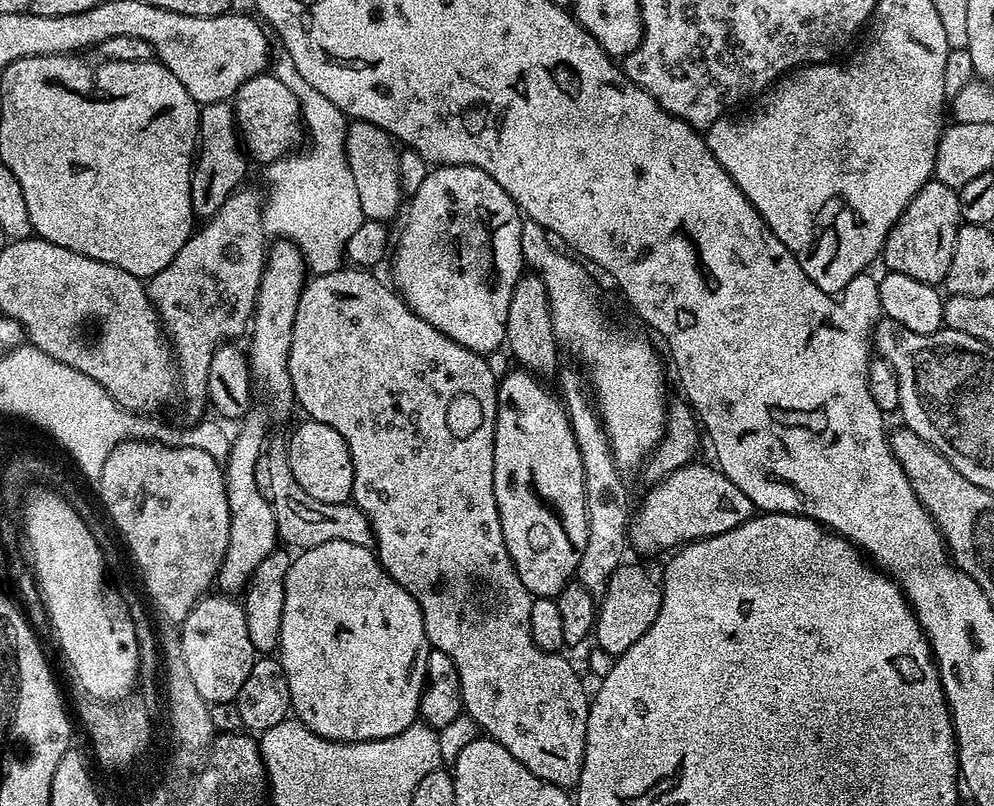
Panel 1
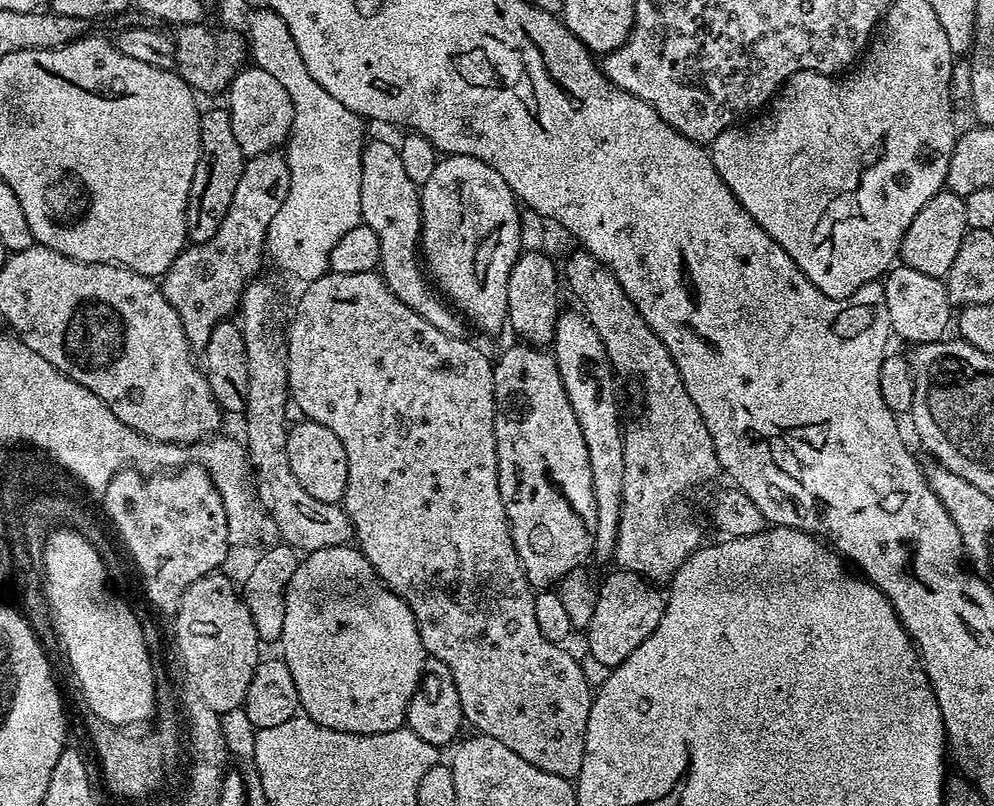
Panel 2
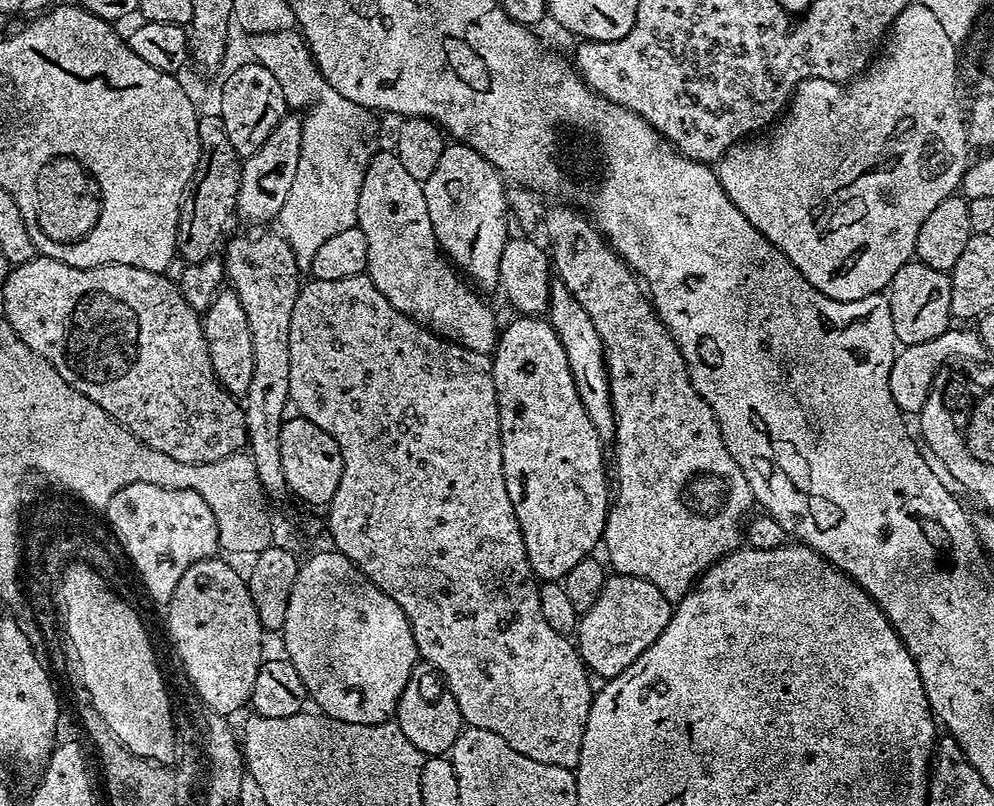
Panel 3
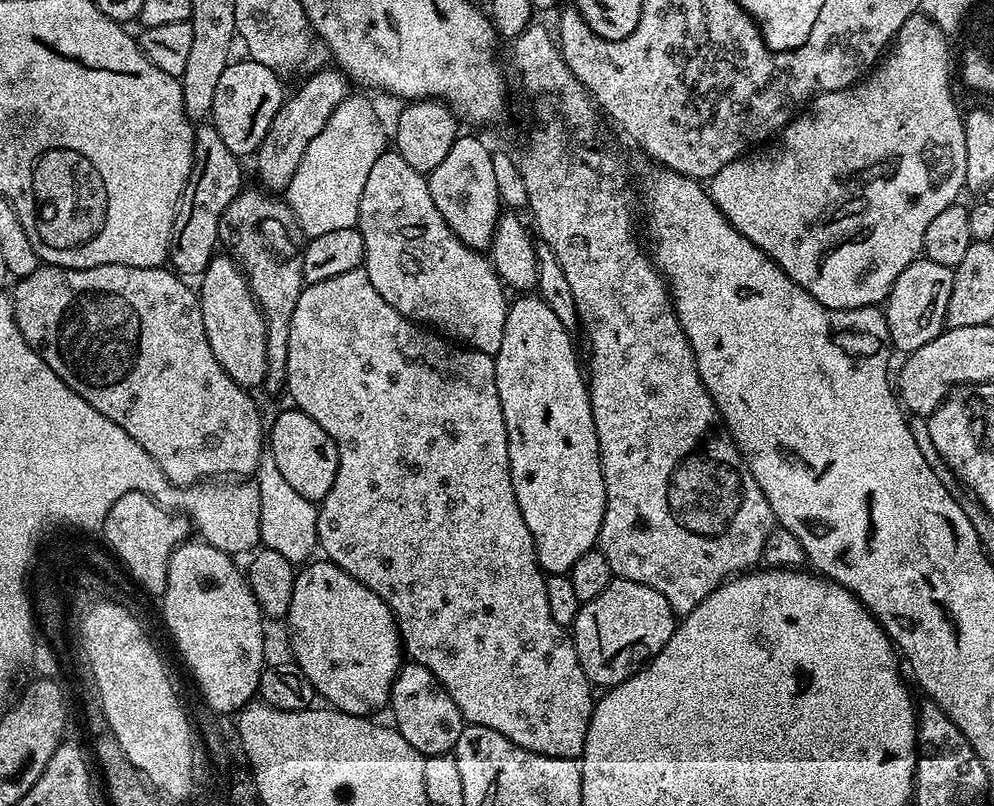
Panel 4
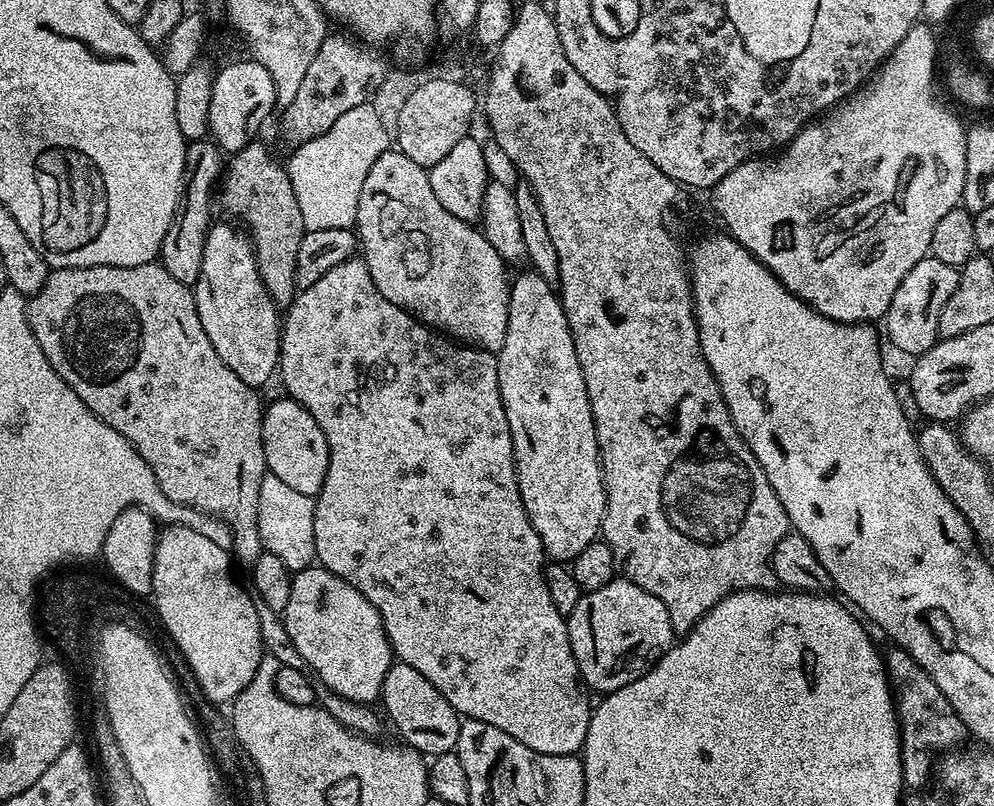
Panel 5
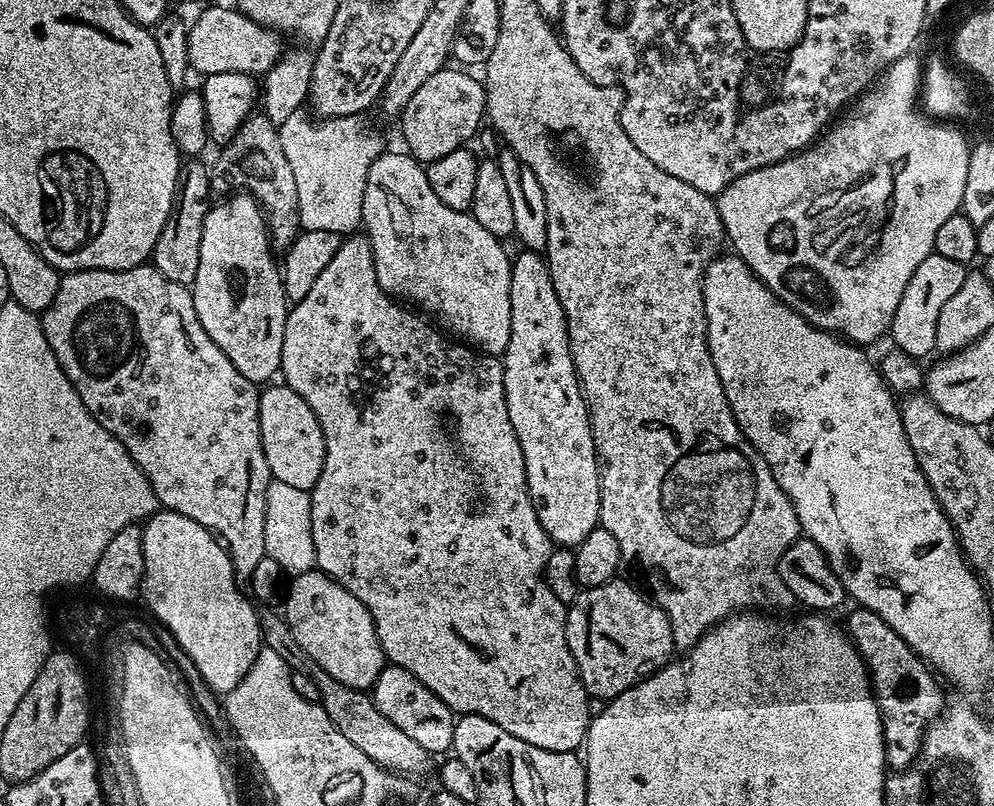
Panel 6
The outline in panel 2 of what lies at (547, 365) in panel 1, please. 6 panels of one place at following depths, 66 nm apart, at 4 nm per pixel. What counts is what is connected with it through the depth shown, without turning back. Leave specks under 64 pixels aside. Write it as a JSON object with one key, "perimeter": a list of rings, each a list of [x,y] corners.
{"perimeter":[[[540,250],[521,251],[520,257],[514,262],[514,270],[510,270],[510,282],[506,282],[507,327],[513,328],[520,335],[517,337],[523,343],[533,346],[548,346],[551,345],[554,338],[556,320],[560,317],[562,311],[562,305],[560,305],[560,284],[562,288],[562,280],[558,275],[558,264],[556,268],[555,262],[546,253],[536,251]]]}

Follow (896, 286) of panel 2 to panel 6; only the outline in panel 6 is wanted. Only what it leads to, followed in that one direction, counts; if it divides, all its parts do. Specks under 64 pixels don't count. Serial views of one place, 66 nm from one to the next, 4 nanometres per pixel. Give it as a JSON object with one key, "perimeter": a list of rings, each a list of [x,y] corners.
{"perimeter":[[[933,250],[918,266],[918,270],[914,270],[910,282],[906,282],[902,302],[898,302],[898,310],[894,310],[894,322],[890,329],[892,344],[913,358],[933,355],[938,338],[938,313],[957,292],[958,286],[962,286],[968,274],[969,269],[965,265],[954,262],[951,258],[942,258],[942,254]]]}

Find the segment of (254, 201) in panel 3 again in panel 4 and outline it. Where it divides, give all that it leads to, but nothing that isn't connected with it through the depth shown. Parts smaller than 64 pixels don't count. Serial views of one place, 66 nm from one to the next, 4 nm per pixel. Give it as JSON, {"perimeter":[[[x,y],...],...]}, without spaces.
{"perimeter":[[[335,67],[324,68],[316,72],[296,93],[289,95],[281,104],[278,114],[274,114],[274,122],[270,122],[270,130],[266,130],[266,138],[256,149],[256,172],[260,175],[259,187],[268,194],[283,193],[298,170],[298,162],[302,162],[302,154],[306,154],[306,146],[322,134],[330,114],[350,95],[350,81],[343,72]]]}

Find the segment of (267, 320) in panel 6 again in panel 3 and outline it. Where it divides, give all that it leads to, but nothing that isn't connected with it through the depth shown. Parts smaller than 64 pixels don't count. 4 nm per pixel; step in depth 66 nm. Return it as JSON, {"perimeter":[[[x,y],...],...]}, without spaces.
{"perimeter":[[[222,290],[203,313],[202,323],[210,366],[214,366],[218,382],[232,396],[247,397],[250,378],[254,375],[254,342],[250,338],[250,322],[246,320],[246,310],[236,291]]]}

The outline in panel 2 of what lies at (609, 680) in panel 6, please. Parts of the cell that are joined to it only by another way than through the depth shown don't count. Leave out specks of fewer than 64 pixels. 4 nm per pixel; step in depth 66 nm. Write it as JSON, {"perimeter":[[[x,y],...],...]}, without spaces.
{"perimeter":[[[612,570],[612,573],[605,580],[602,580],[598,594],[598,606],[594,609],[594,618],[590,618],[590,626],[586,630],[586,636],[588,636],[589,654],[598,663],[605,664],[605,669],[614,669],[623,660],[630,658],[630,654],[634,654],[634,650],[638,650],[638,646],[642,646],[642,642],[646,642],[646,638],[650,638],[650,634],[654,634],[658,622],[662,622],[666,596],[665,593],[660,593],[656,588],[659,587],[653,581],[645,580],[636,572],[623,570]]]}

